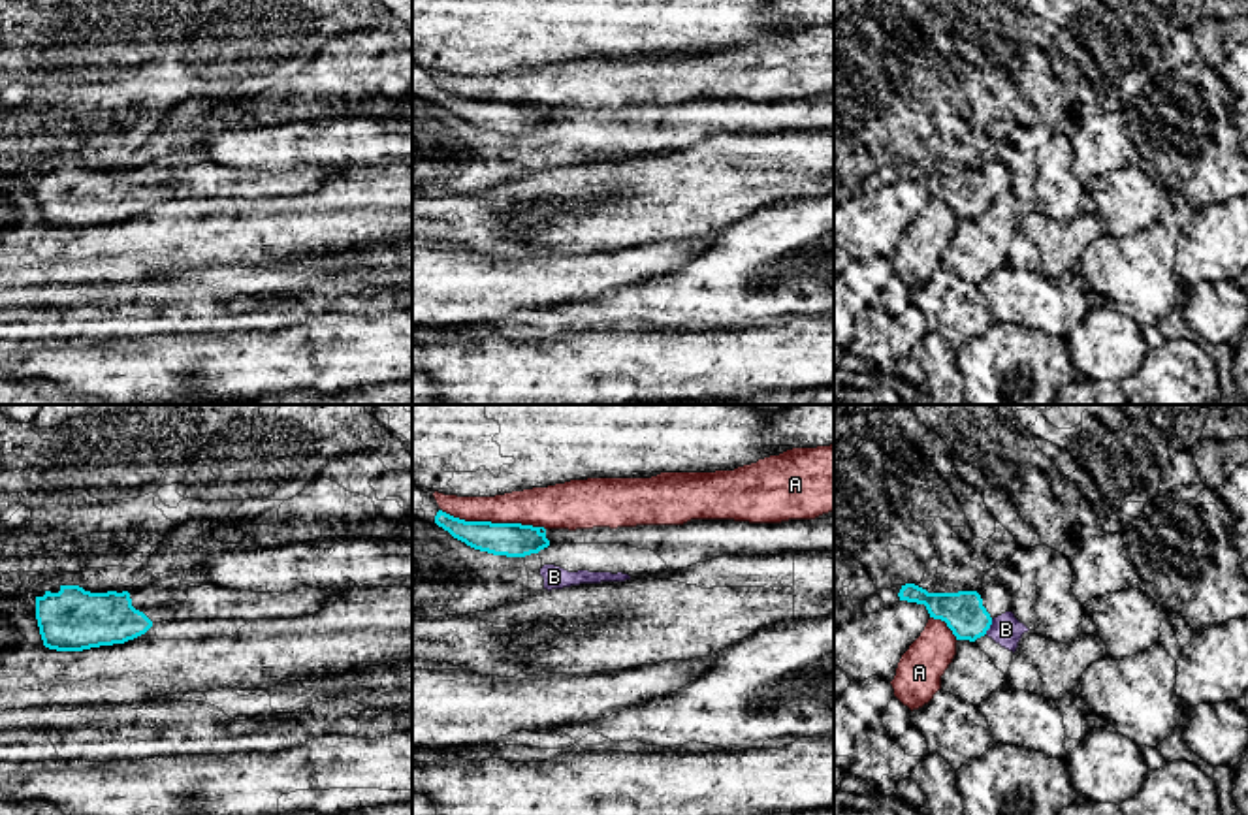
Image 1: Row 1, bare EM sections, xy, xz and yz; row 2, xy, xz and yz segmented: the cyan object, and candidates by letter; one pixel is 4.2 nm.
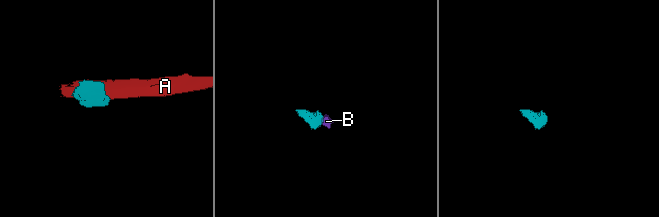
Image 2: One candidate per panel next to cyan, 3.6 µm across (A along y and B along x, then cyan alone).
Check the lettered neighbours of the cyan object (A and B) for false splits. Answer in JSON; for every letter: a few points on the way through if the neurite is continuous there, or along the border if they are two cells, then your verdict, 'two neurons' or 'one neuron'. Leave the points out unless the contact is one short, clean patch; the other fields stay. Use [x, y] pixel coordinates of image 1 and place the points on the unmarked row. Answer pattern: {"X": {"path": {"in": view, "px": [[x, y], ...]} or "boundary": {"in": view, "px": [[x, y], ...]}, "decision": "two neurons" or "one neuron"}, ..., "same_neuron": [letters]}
{"A": {"decision": "two neurons"}, "B": {"boundary": {"in": "yz", "px": [[992, 198], [985, 211]]}, "decision": "two neurons"}, "same_neuron": []}

